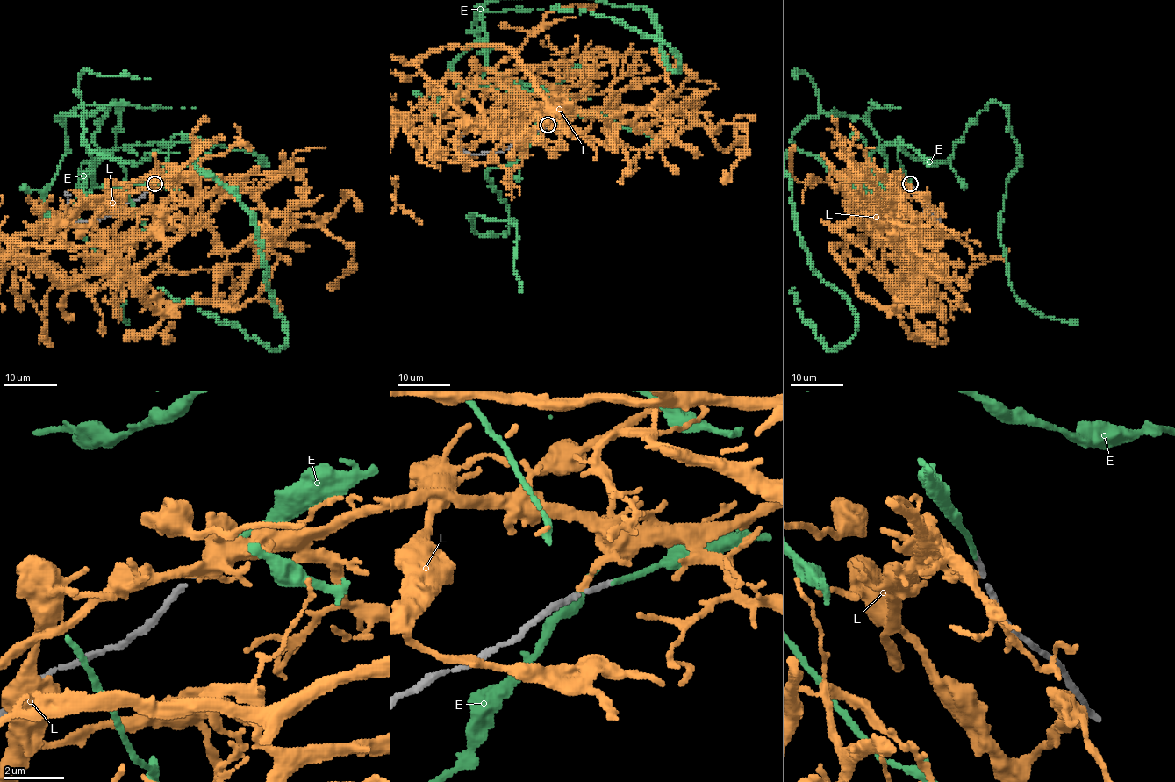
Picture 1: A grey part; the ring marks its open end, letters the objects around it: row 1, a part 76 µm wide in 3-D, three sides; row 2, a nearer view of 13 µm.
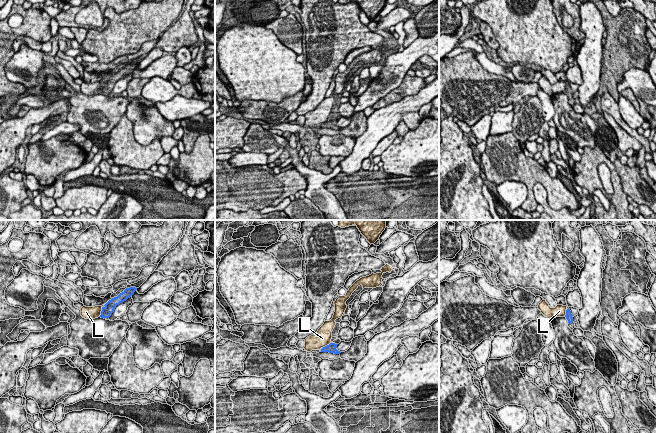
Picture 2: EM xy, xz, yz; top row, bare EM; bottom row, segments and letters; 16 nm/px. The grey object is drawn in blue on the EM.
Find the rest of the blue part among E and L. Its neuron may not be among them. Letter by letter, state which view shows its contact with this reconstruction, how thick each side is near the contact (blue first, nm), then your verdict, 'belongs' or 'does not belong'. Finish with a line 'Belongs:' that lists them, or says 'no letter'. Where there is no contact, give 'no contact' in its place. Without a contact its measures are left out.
E: no contact; belongs
L: contact in xy; calibres 170 and 190 nm; does not belong
Belongs: E

